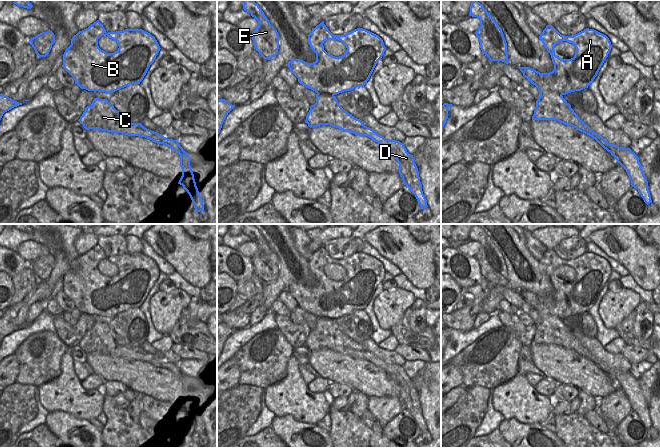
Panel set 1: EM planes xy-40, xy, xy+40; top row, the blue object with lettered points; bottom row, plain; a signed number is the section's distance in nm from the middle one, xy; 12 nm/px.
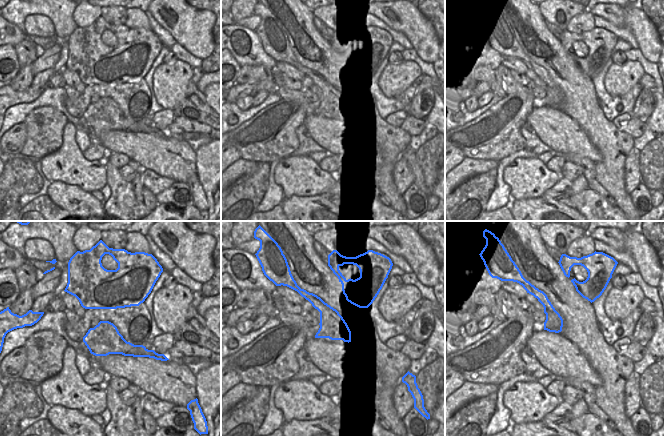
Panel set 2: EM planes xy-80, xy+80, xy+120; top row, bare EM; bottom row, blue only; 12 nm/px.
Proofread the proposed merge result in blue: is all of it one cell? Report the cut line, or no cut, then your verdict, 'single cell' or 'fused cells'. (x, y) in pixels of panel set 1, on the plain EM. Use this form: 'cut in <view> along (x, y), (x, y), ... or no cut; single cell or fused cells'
cut in xy+40 along (532, 307), (543, 304), (552, 314), (561, 319); fused cells

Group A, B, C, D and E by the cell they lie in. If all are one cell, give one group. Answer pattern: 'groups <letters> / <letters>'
groups A B / C D E

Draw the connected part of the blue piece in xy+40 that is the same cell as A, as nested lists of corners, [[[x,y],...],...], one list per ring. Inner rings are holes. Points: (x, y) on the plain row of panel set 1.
[[[547,249],[539,263],[551,279],[554,294],[540,297],[530,291],[520,291],[520,295],[532,308],[544,304],[552,315],[561,319],[588,312],[612,272],[606,259],[589,252],[573,260],[565,260],[552,249]],[[560,265],[567,265],[575,270],[573,282],[561,283],[555,279],[554,271]]]

